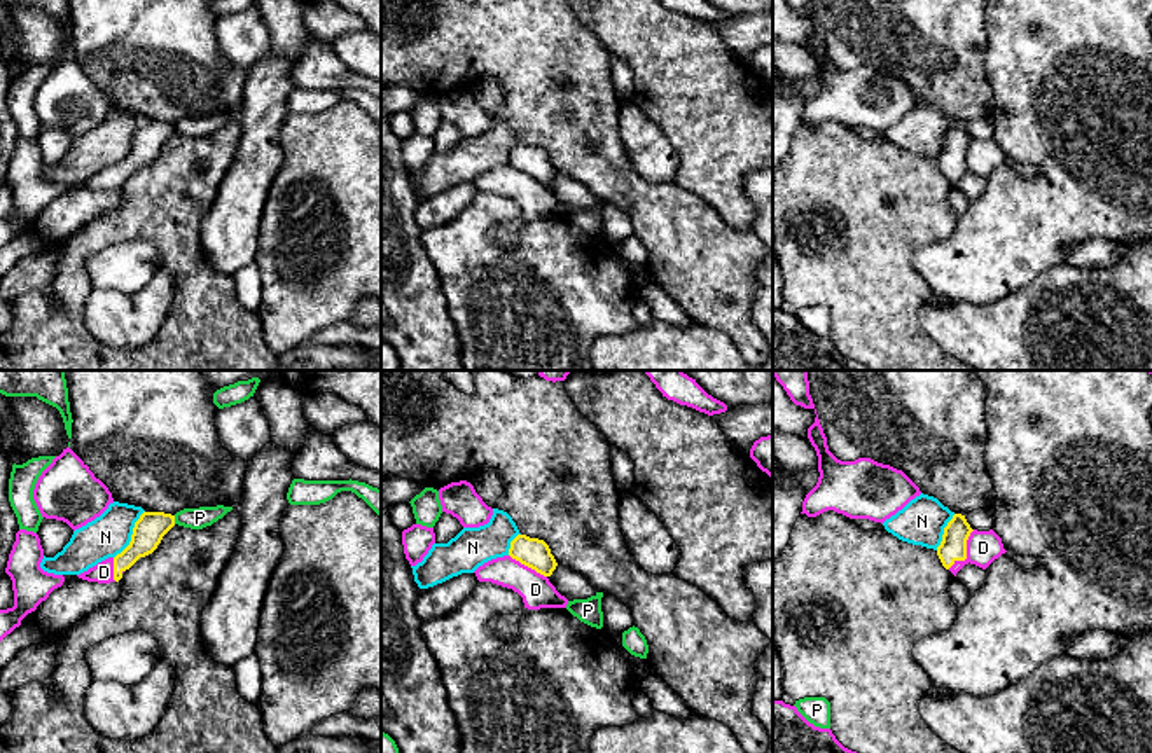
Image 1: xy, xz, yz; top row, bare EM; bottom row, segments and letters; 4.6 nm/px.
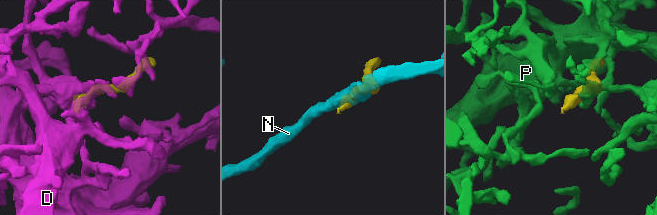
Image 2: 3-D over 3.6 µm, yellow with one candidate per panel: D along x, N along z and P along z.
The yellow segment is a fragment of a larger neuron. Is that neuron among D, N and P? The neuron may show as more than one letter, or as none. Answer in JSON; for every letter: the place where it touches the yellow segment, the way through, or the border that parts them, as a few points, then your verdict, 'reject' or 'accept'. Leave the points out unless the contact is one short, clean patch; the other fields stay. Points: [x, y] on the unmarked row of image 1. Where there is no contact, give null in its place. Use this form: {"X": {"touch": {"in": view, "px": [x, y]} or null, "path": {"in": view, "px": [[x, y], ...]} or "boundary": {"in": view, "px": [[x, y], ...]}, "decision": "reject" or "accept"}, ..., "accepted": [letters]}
{"D": {"touch": {"in": "yz", "px": [965, 161]}, "path": {"in": "yz", "px": [[953, 156], [965, 161], [983, 156]]}, "decision": "accept"}, "N": {"touch": {"in": "xy", "px": [131, 144]}, "boundary": {"in": "xy", "px": [[144, 119], [135, 131], [131, 149], [114, 166]]}, "decision": "reject"}, "P": {"touch": {"in": "xy", "px": [173, 128]}, "decision": "reject"}, "accepted": ["D"]}

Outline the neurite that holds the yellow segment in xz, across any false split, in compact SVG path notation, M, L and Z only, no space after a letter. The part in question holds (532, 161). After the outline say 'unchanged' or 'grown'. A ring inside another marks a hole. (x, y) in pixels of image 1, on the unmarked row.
M517 143L507 164L484 171L474 182L479 190L491 190L517 201L528 218L566 217L568 208L549 190L556 175L544 149Z | grown

